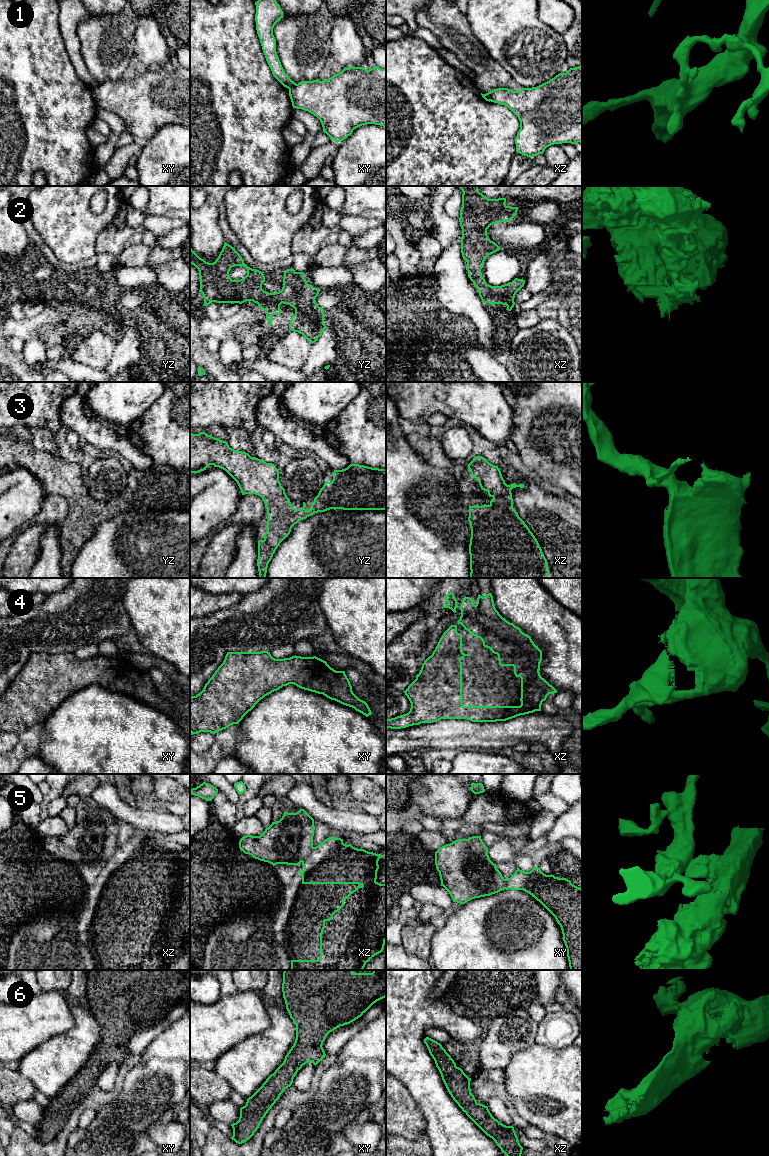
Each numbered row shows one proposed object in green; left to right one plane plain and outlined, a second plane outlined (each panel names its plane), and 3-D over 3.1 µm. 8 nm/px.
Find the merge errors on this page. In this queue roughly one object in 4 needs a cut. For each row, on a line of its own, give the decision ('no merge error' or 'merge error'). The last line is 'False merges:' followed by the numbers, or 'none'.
1: merge error
2: no merge error
3: no merge error
4: no merge error
5: no merge error
6: no merge error
False merges: 1

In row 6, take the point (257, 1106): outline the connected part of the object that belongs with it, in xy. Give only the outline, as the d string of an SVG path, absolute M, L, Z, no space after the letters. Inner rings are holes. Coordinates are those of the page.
M284 970L282 992L286 1009L296 1025L296 1039L283 1063L247 1099L246 1105L240 1108L239 1120L231 1124L233 1136L230 1138L238 1144L245 1143L254 1135L280 1095L292 1085L294 1077L302 1066L308 1062L312 1062L316 1066L326 1056L322 1045L330 1032L355 1021L374 1003L386 997L386 970L373 970L372 973L354 973L353 970Z

